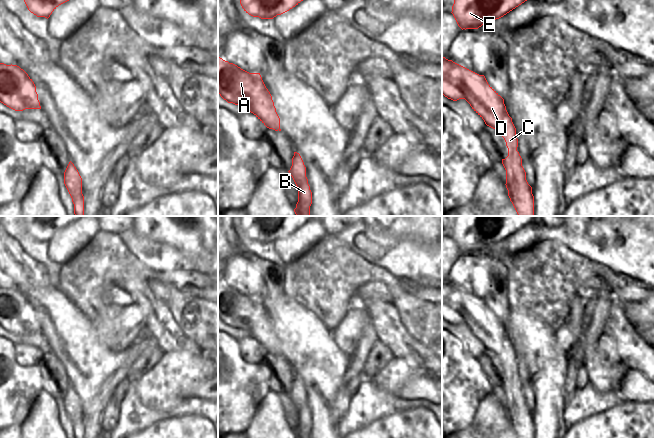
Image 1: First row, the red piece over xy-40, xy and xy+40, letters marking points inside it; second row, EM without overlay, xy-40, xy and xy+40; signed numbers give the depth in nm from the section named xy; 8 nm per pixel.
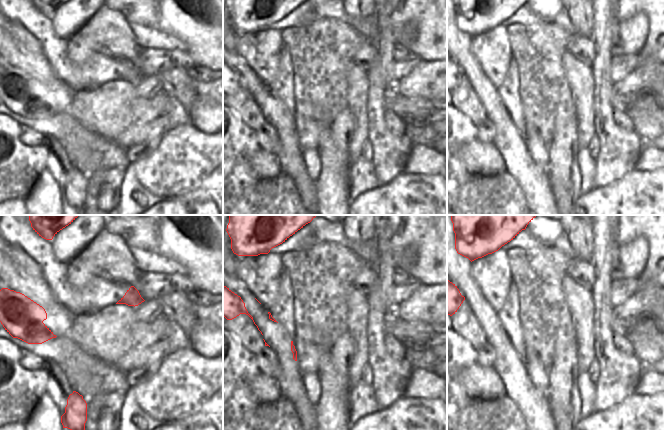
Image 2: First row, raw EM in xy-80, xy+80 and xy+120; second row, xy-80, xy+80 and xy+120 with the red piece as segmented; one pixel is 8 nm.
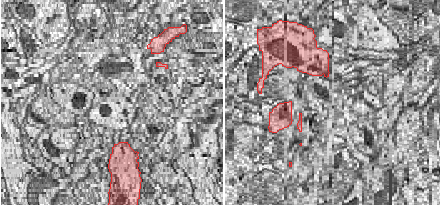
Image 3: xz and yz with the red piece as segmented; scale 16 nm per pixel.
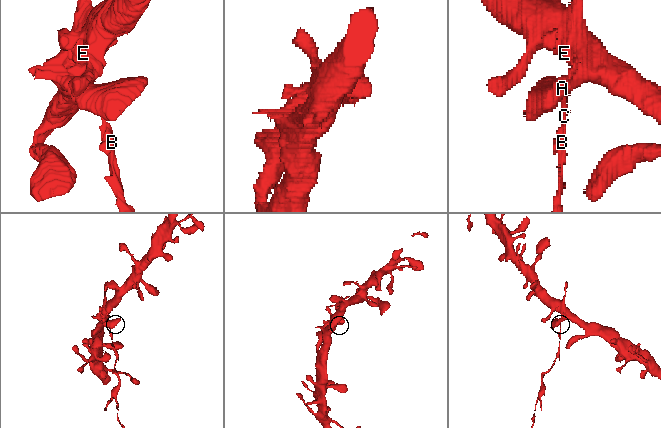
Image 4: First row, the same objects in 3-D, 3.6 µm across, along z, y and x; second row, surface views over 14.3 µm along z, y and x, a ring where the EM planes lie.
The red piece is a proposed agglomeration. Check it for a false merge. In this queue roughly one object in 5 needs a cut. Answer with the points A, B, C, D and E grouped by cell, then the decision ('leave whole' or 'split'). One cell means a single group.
A D E / B C; split

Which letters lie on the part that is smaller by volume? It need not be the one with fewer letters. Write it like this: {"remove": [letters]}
{"remove": ["B", "C"]}

